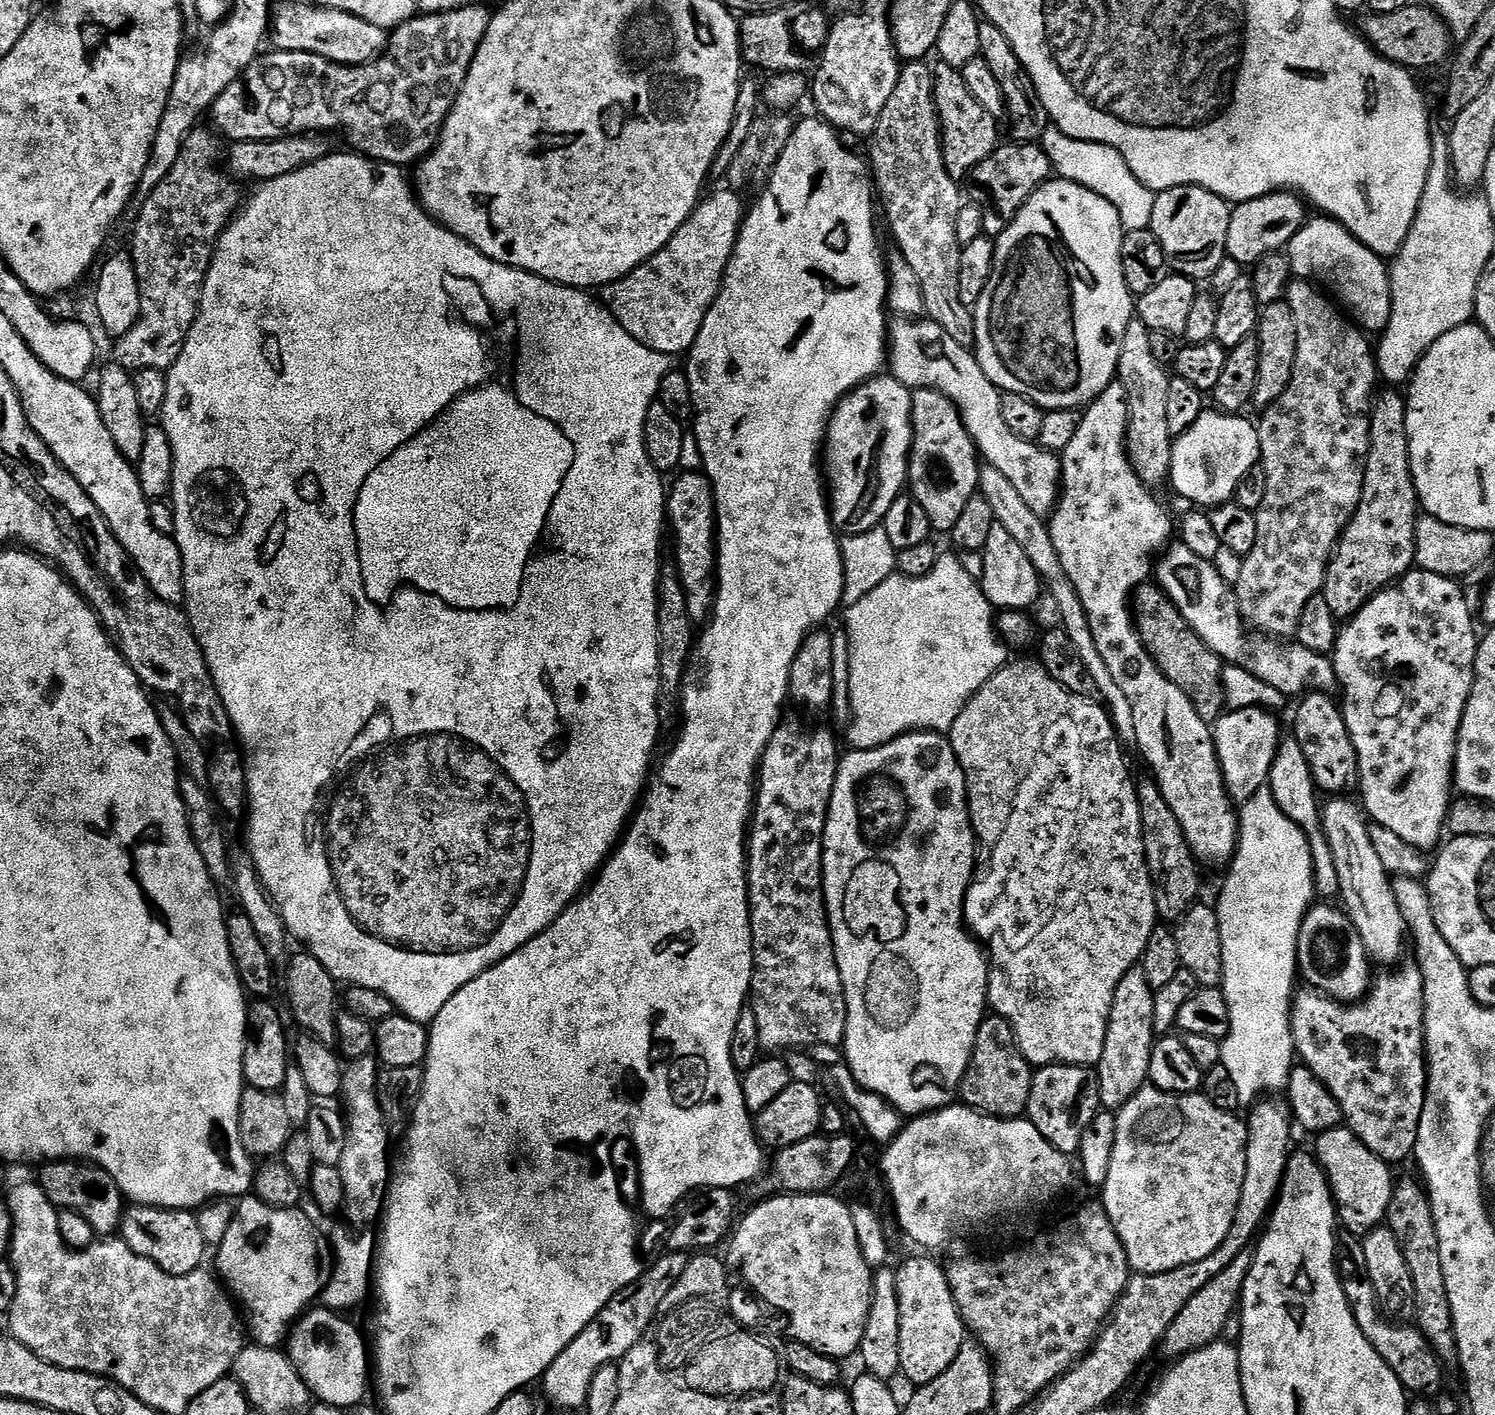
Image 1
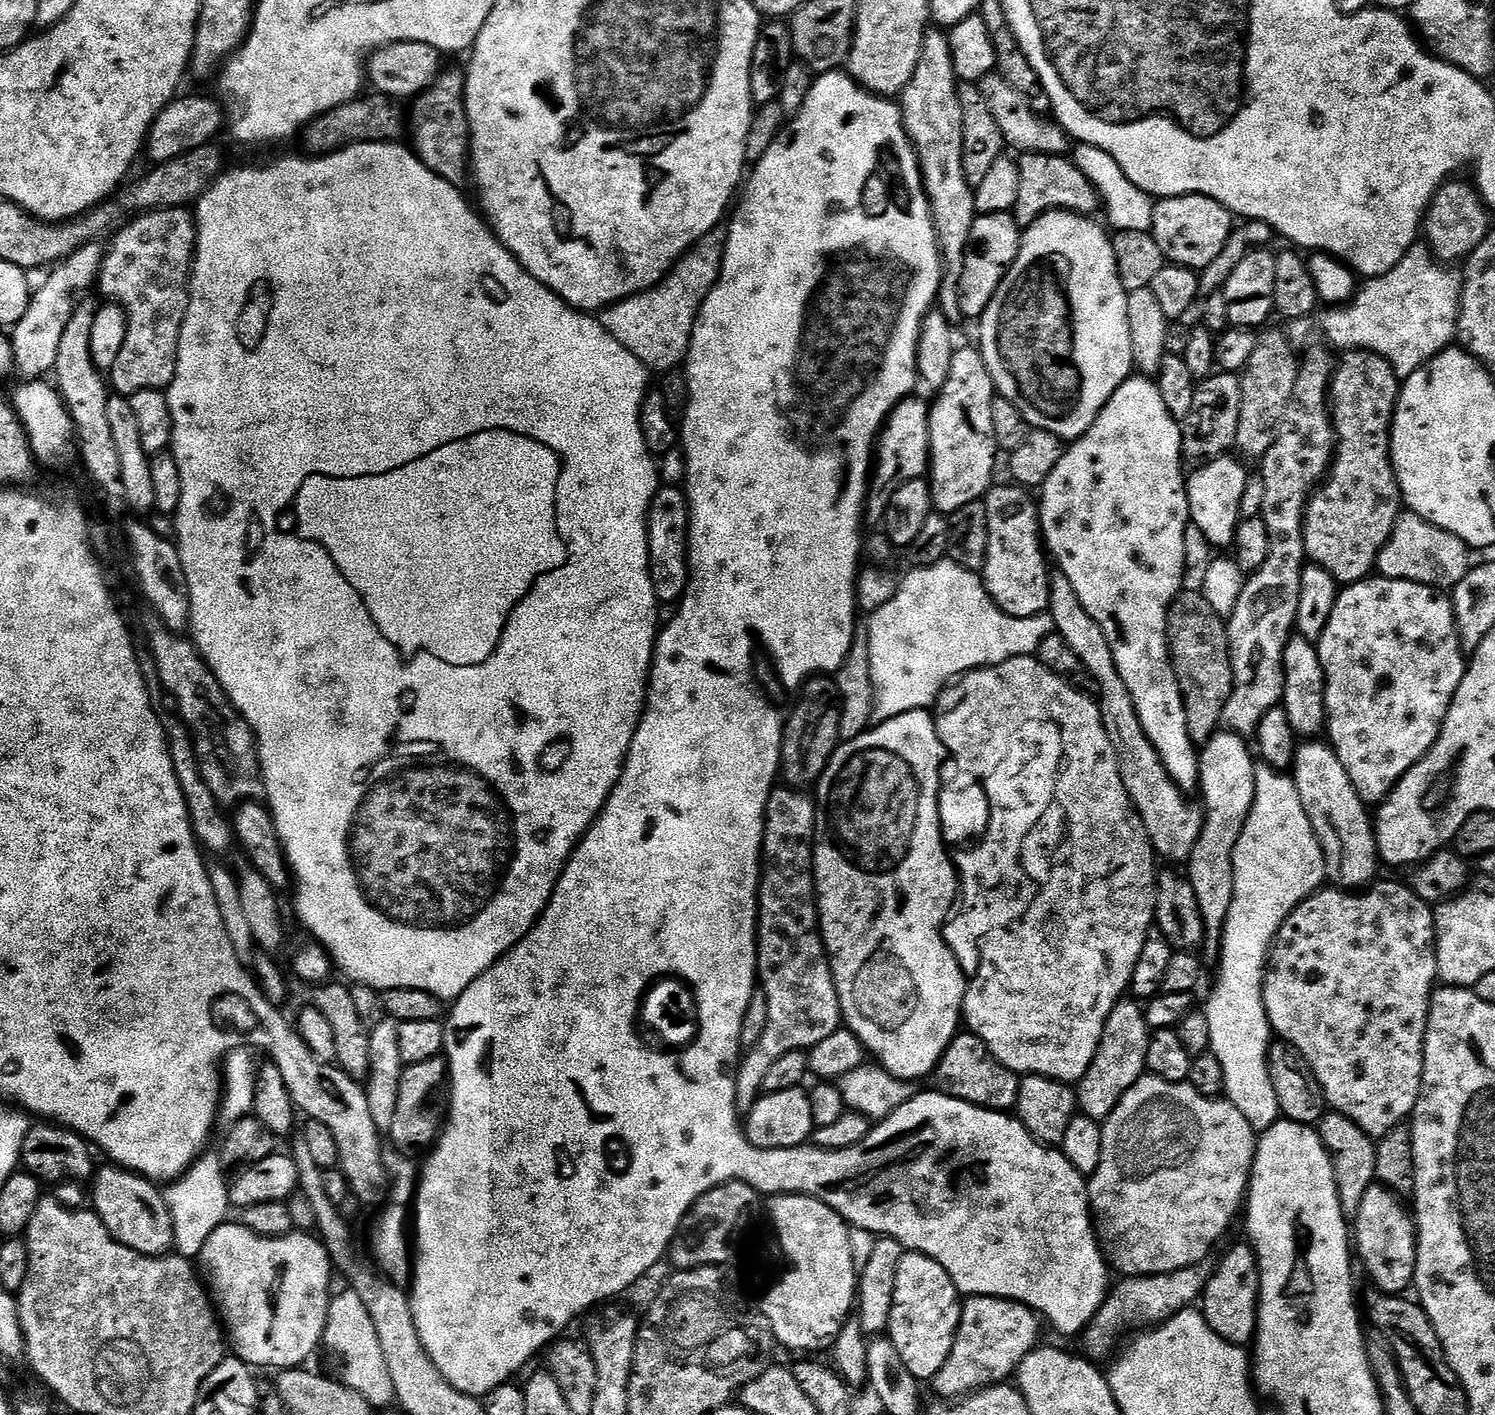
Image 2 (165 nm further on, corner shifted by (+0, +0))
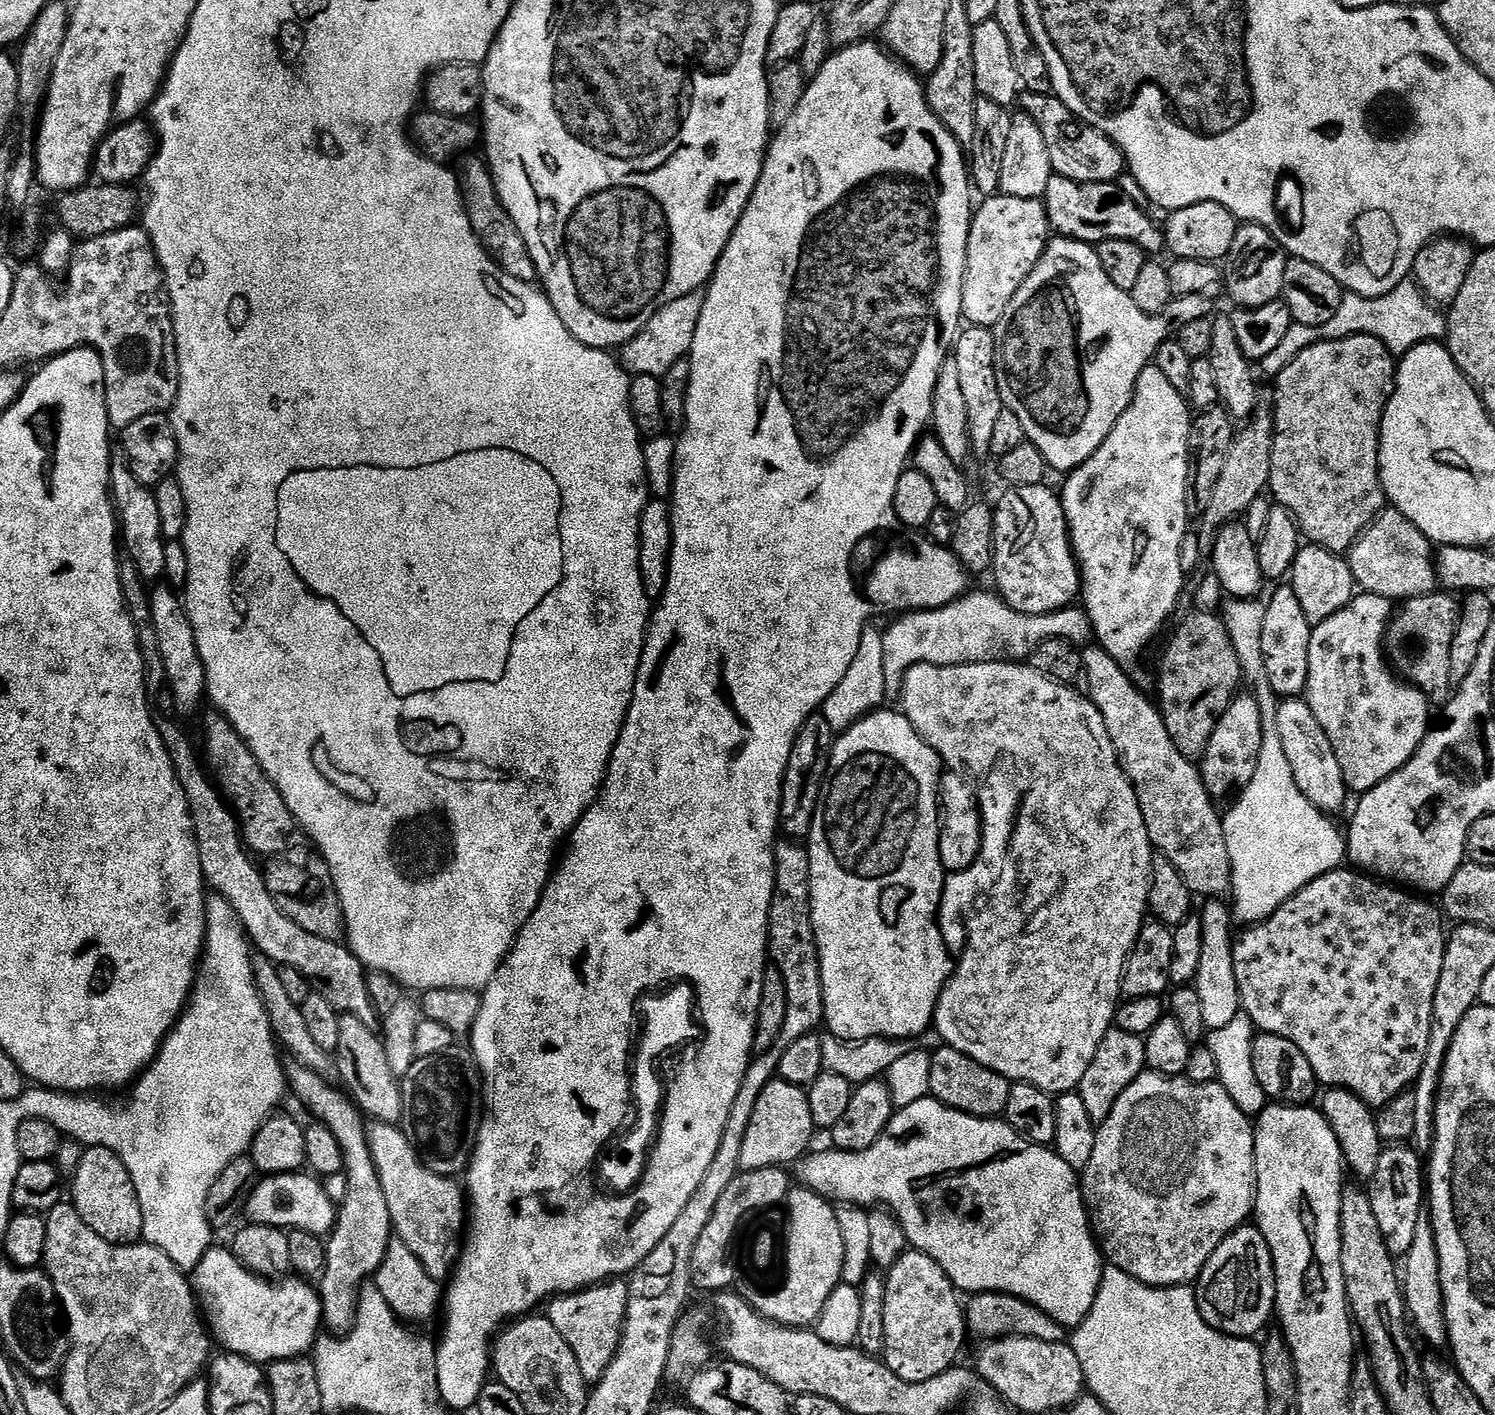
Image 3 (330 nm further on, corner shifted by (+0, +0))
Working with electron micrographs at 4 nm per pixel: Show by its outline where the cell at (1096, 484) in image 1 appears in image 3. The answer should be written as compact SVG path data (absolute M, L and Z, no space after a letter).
M1155 366L1144 368L1142 374L1138 374L1138 382L1130 406L1126 406L1122 418L1118 418L1118 422L1114 422L1114 430L1110 430L1106 442L1102 442L1102 446L1098 446L1098 450L1094 450L1094 454L1090 454L1090 458L1086 458L1084 465L1067 473L1065 480L1068 481L1065 482L1064 489L1059 489L1058 492L1060 505L1066 514L1068 536L1072 539L1072 553L1075 554L1076 562L1080 566L1082 607L1088 613L1088 621L1092 624L1092 631L1099 647L1107 650L1115 660L1121 662L1139 658L1140 651L1159 634L1160 627L1167 622L1176 608L1176 603L1180 600L1180 595L1184 592L1186 574L1182 570L1180 551L1182 550L1182 538L1190 531L1190 524L1188 524L1190 513L1186 502L1186 474L1188 473L1188 439L1193 419L1194 412L1185 393L1174 390L1171 382L1162 375L1162 370L1158 370Z

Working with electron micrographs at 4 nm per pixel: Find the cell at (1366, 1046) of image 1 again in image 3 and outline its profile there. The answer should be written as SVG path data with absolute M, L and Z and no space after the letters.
M1337 870L1327 872L1314 882L1310 882L1298 894L1294 894L1270 918L1261 924L1254 924L1243 929L1244 932L1235 937L1232 954L1234 960L1234 978L1238 978L1238 994L1243 1015L1252 1020L1253 1029L1260 1032L1278 1034L1282 1038L1290 1038L1302 1054L1306 1054L1306 1062L1314 1070L1317 1081L1328 1088L1345 1088L1362 1098L1374 1110L1386 1106L1390 1098L1398 1098L1398 1094L1409 1091L1415 1085L1418 1074L1422 1074L1422 1062L1426 1062L1426 1046L1430 1046L1430 1026L1434 1014L1434 994L1438 990L1438 978L1442 978L1442 962L1446 943L1445 917L1441 909L1427 904L1427 899L1413 894L1400 886L1381 882L1368 874L1344 872Z

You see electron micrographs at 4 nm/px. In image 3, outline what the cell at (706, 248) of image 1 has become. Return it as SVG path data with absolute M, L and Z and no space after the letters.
M696 291L667 303L658 309L642 331L620 350L620 361L626 372L637 376L664 376L674 362L683 359L692 349L694 330L704 305L704 292Z

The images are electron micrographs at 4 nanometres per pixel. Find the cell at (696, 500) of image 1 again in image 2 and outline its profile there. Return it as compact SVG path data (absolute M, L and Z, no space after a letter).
M680 486L657 488L648 511L648 569L661 605L675 605L688 589L688 497Z

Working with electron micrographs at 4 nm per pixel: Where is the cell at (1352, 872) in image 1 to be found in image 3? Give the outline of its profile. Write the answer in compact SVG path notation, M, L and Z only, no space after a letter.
M1284 698L1278 706L1278 734L1282 737L1282 750L1286 750L1286 758L1290 761L1290 770L1294 770L1294 782L1298 782L1298 790L1306 794L1306 798L1325 814L1337 814L1350 799L1346 782L1342 778L1342 770L1338 766L1338 758L1334 758L1334 746L1330 746L1330 738L1326 738L1326 730L1318 726L1318 718L1314 718L1314 710L1310 710L1307 699Z

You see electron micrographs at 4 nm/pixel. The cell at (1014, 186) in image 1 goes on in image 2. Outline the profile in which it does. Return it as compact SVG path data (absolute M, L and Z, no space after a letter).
M1023 153L1018 160L1020 166L1020 193L1014 215L1021 229L1029 228L1039 216L1047 212L1076 212L1091 217L1100 212L1102 201L1095 186L1078 170L1067 155L1047 156L1046 154Z

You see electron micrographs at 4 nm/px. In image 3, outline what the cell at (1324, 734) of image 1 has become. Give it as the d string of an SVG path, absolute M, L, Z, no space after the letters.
M1284 582L1272 592L1272 597L1267 597L1264 609L1266 618L1262 622L1262 654L1266 675L1270 678L1270 686L1274 686L1277 697L1300 698L1308 691L1308 675L1310 674L1310 638L1312 637L1313 625L1302 614L1302 606L1298 602L1298 594L1294 594L1291 583Z

